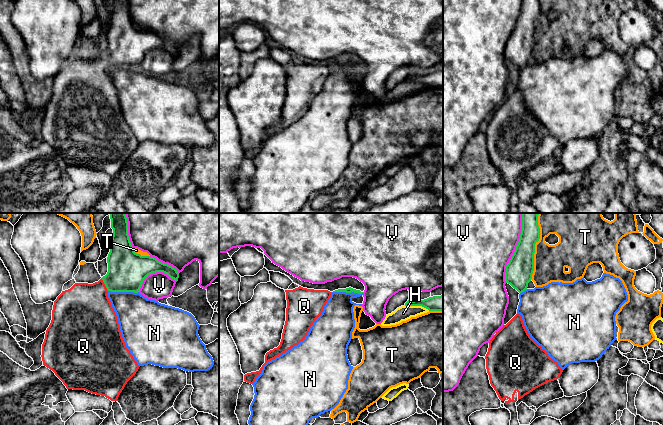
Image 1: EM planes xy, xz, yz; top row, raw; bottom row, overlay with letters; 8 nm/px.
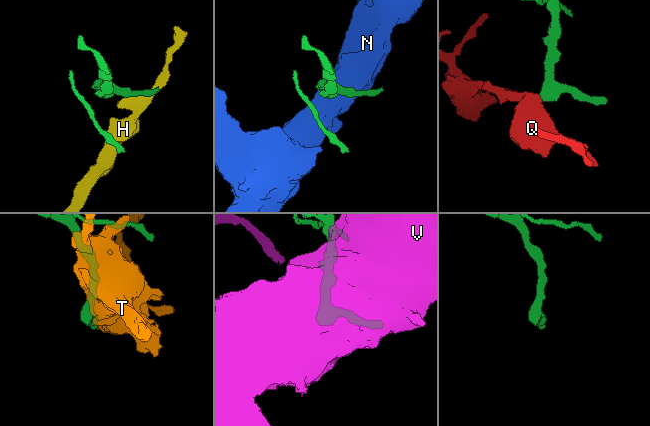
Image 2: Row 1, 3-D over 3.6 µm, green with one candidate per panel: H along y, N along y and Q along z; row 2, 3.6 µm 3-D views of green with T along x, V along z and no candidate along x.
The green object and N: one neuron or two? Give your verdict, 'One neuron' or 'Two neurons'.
Two neurons

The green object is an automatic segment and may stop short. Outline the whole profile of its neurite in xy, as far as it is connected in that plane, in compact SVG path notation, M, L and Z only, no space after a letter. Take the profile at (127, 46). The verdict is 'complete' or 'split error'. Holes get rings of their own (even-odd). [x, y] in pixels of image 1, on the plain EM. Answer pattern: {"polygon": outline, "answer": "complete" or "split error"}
{"polygon": "M111 0L111 4L113 12L107 33L107 50L93 60L75 59L57 73L41 133L43 141L52 146L67 165L85 166L117 177L140 142L125 121L107 70L109 67L138 69L144 55L152 49L163 48L175 57L178 57L179 49L154 33L135 29L128 11L128 0Z", "answer": "split error"}

